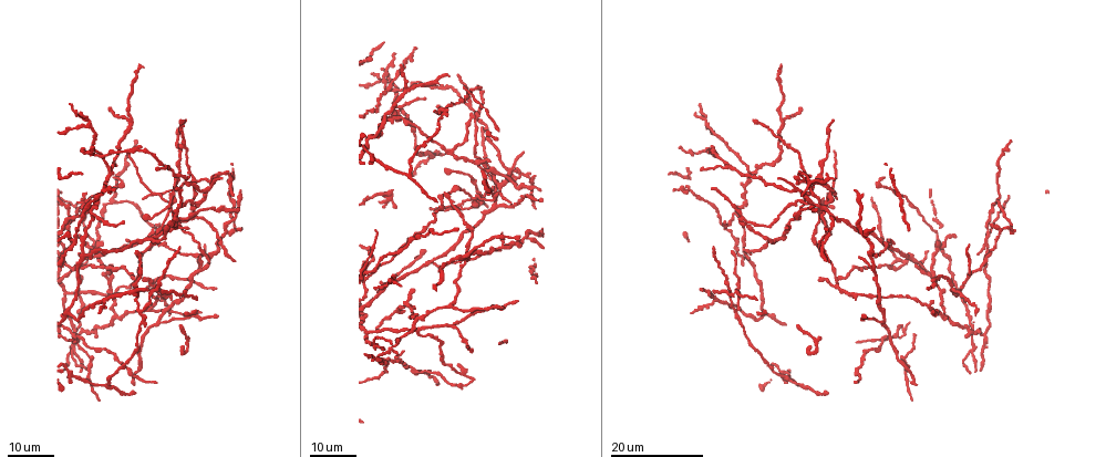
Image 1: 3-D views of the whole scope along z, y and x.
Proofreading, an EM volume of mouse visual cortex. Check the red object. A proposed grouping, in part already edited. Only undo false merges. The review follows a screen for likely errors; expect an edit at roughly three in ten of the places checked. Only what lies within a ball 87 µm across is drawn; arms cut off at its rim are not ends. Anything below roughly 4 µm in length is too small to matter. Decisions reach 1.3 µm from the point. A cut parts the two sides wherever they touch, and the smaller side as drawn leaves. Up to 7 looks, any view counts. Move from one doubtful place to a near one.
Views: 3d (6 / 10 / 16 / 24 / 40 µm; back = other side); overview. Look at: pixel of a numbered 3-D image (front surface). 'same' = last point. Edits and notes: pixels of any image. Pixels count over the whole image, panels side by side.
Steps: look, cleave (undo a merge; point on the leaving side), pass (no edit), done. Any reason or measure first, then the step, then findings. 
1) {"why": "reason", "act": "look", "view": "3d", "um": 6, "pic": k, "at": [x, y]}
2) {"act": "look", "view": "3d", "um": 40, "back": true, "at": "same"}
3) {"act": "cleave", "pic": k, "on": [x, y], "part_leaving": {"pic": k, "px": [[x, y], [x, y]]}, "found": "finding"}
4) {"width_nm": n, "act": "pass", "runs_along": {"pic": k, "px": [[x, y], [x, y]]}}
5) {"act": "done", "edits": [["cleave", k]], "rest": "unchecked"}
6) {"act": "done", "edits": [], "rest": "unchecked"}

{"act": "look", "view": "3d", "um": 24, "pic": 1, "at": [58, 330]}

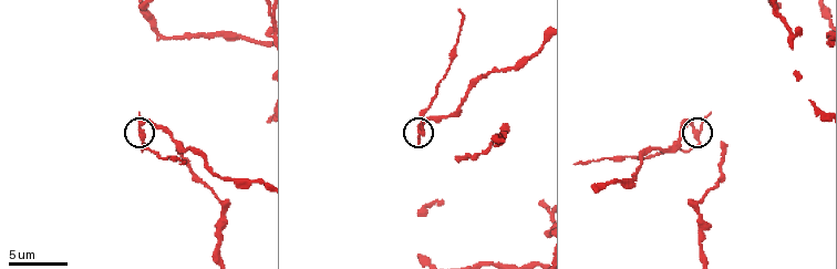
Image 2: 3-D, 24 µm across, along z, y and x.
{"act": "look", "view": "3d", "um": 10, "pic": 2, "at": [695, 136]}

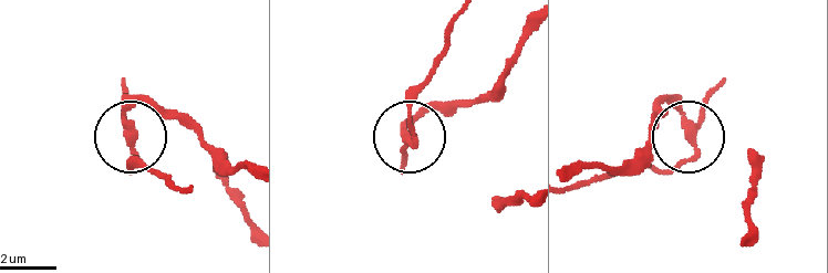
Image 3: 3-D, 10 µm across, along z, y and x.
{"act": "pass", "found": "all the same cell"}

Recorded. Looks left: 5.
{"why": "branch point", "act": "look", "view": "3d", "um": 16, "pic": 2, "at": [157, 38]}

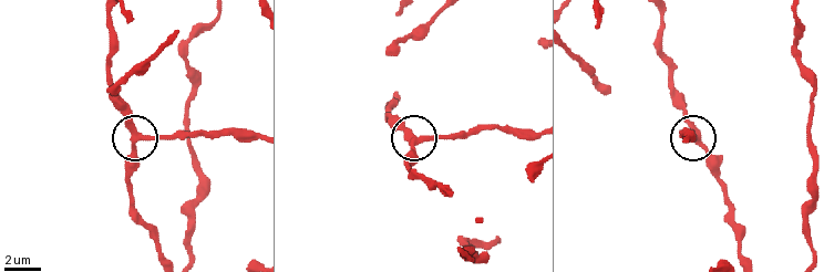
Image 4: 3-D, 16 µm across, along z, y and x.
{"act": "pass", "runs_along": {"pic": 4, "px": [[256, 138], [224, 134], [140, 138], [135, 143], [131, 181]]}, "found": "one cell here"}

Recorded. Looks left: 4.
{"why": "two arms at a narrow angle", "act": "look", "view": "3d", "um": 6, "pic": 2, "at": [719, 171]}

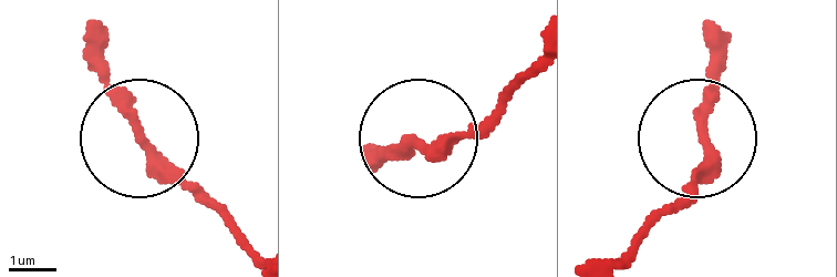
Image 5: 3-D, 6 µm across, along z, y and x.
{"why": "other side", "act": "look", "view": "3d", "um": 6, "back": true, "pic": 5, "at": [703, 132]}

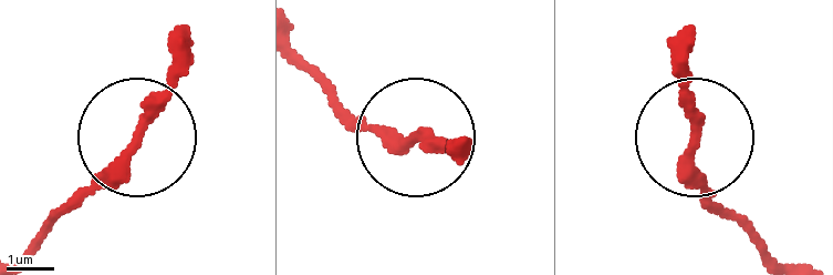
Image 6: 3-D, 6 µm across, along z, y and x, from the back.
{"width_nm": 230, "act": "pass", "found": "continuous, no second cell"}

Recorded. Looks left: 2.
{"act": "done", "edits": [], "rest": "unchecked"}

